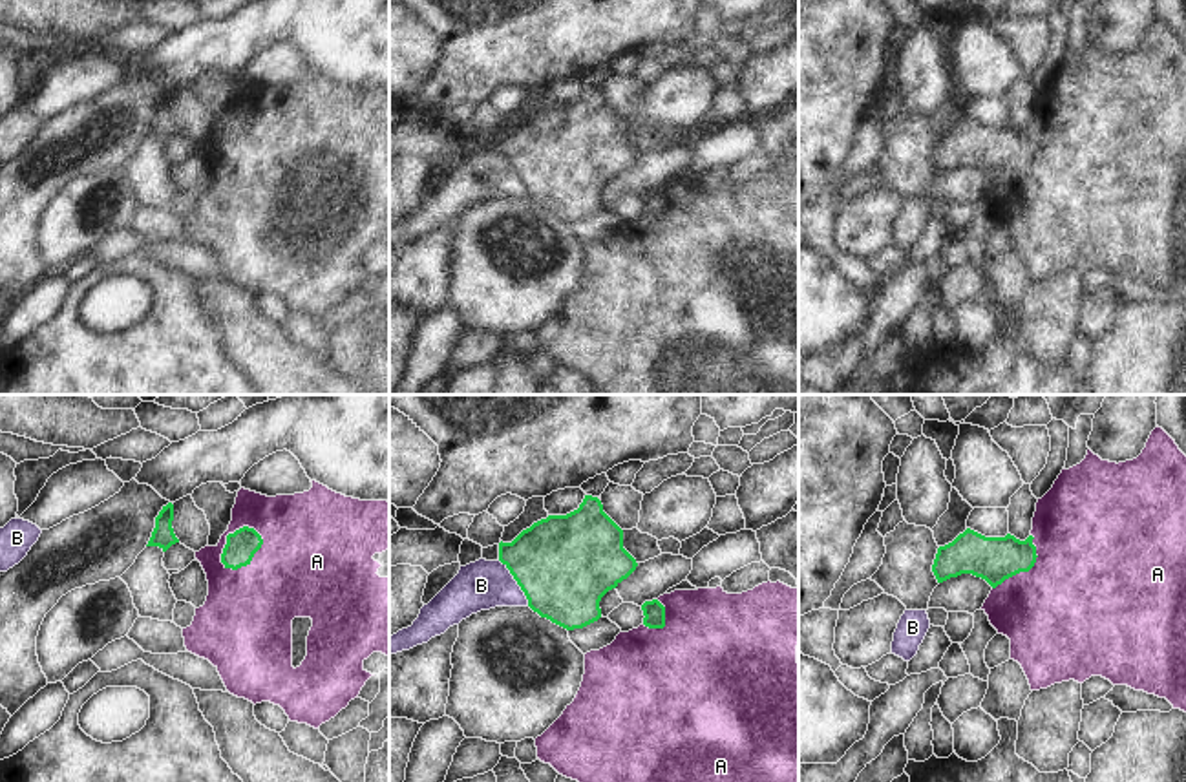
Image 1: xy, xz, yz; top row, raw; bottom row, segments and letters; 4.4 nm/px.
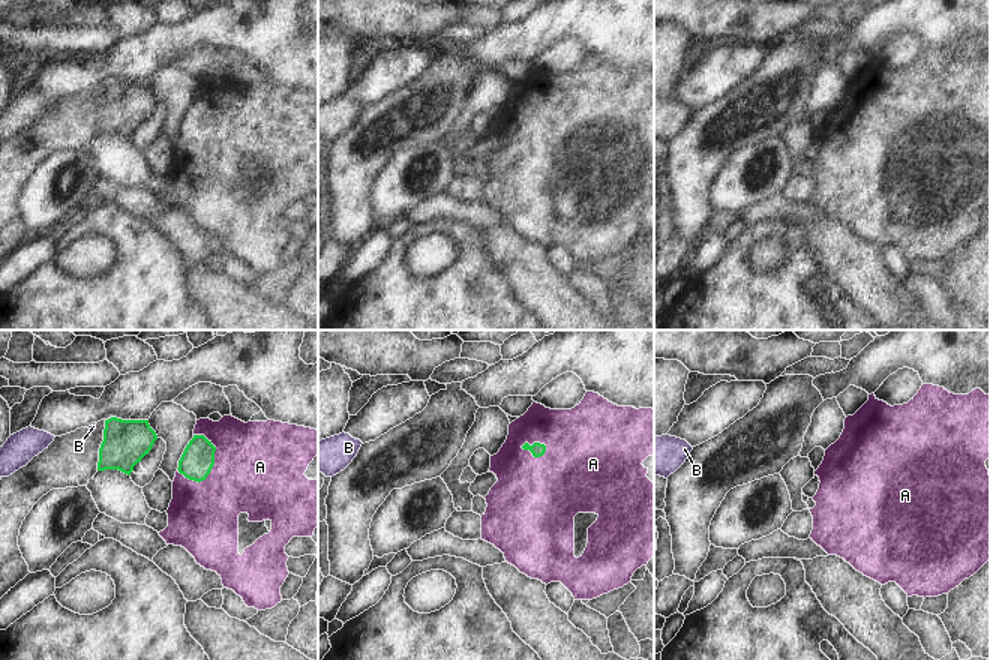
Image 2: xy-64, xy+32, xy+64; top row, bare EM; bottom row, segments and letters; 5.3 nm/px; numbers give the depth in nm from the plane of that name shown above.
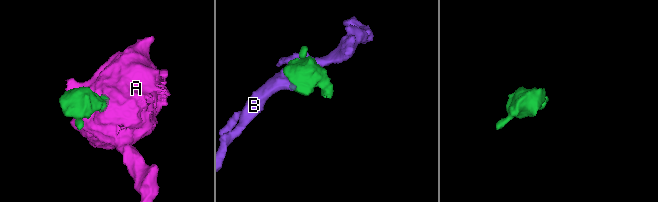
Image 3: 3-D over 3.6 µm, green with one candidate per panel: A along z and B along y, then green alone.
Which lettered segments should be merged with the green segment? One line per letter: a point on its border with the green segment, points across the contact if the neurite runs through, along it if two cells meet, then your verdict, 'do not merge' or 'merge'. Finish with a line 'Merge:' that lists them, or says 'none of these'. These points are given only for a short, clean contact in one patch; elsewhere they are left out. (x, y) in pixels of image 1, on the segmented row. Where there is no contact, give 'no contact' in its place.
A: contact xy (227, 539); way xy (242, 545), (227, 539), (227, 567), (275, 570); merge
B: contact xz (518, 583); do not merge
Merge: A

